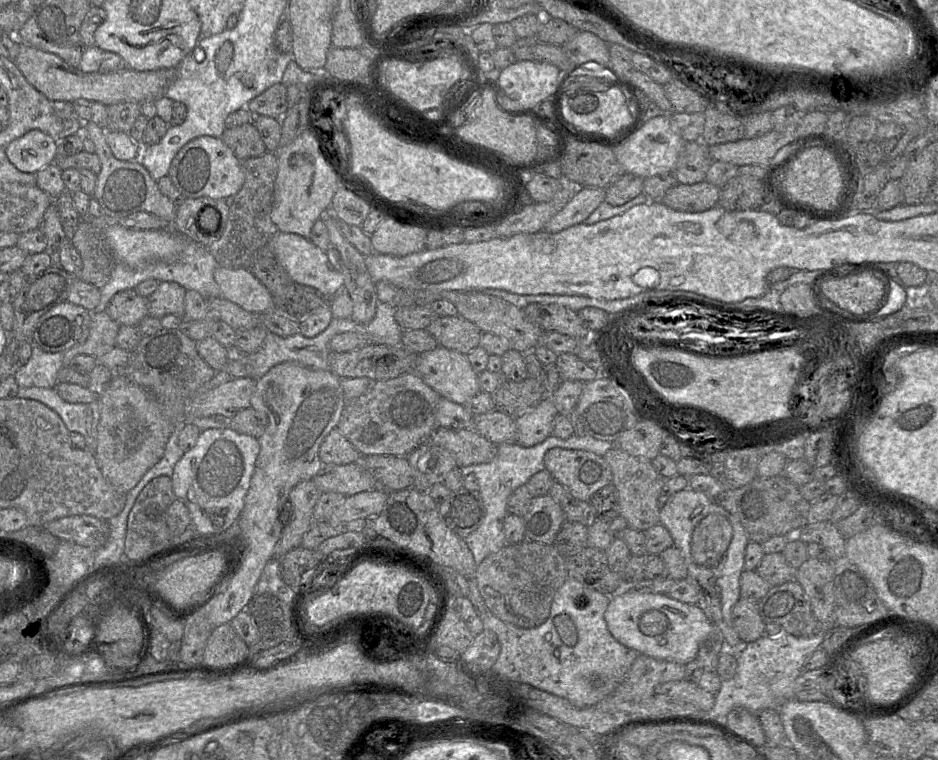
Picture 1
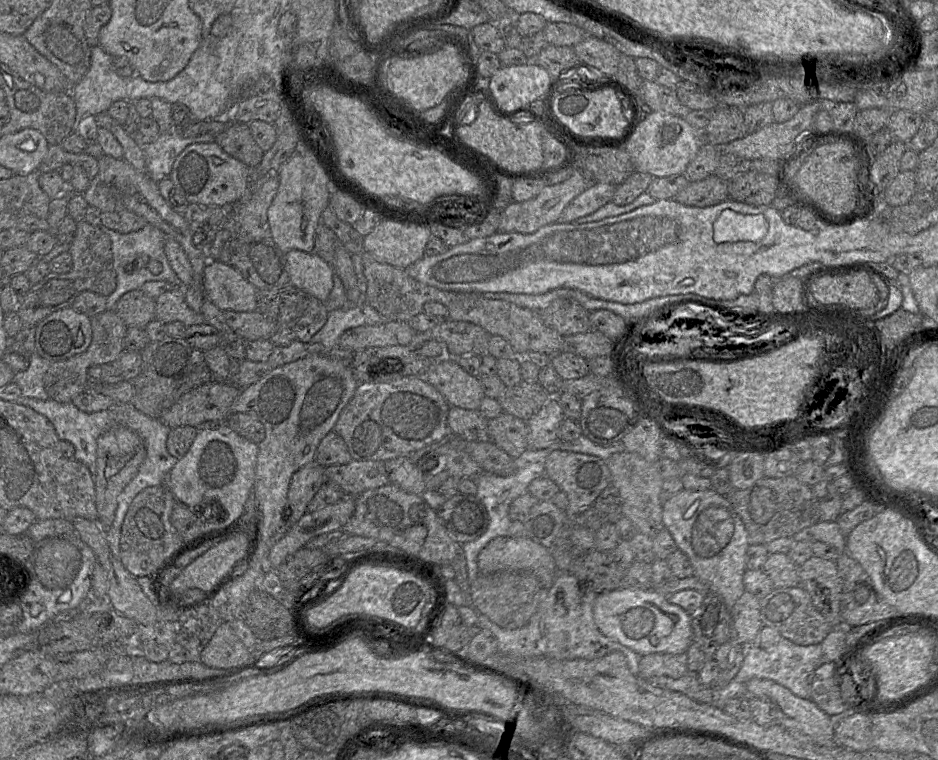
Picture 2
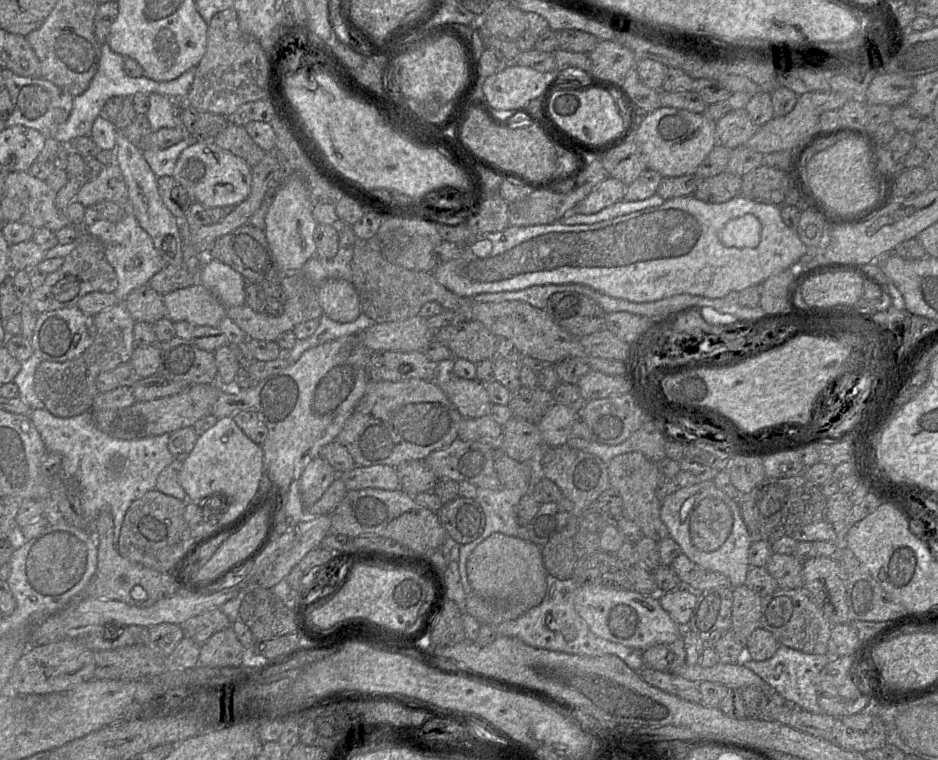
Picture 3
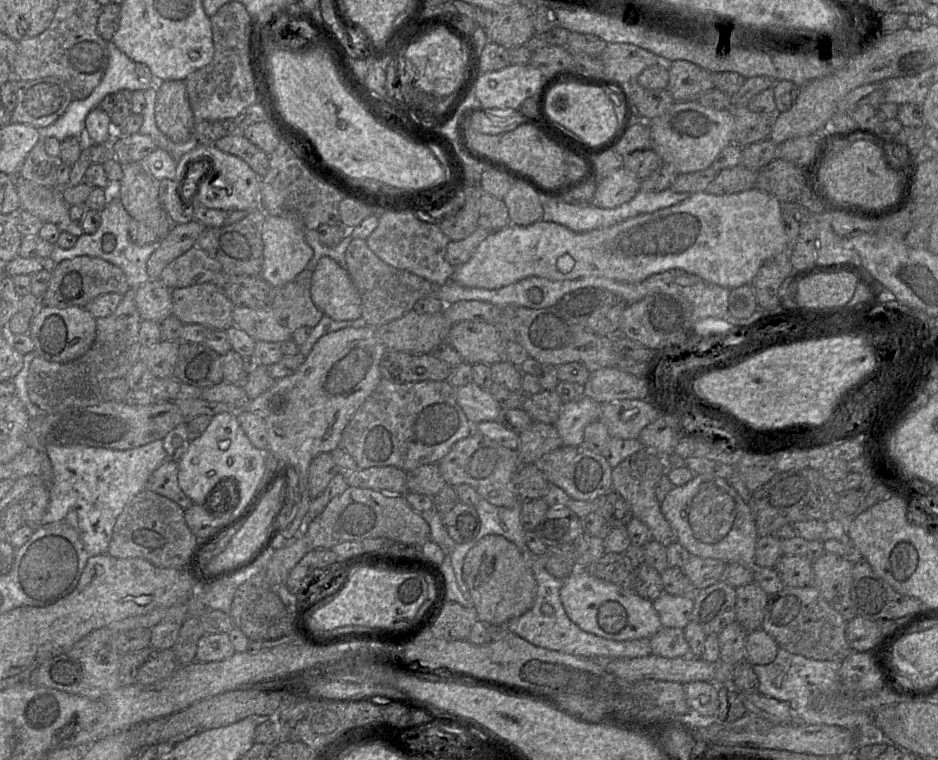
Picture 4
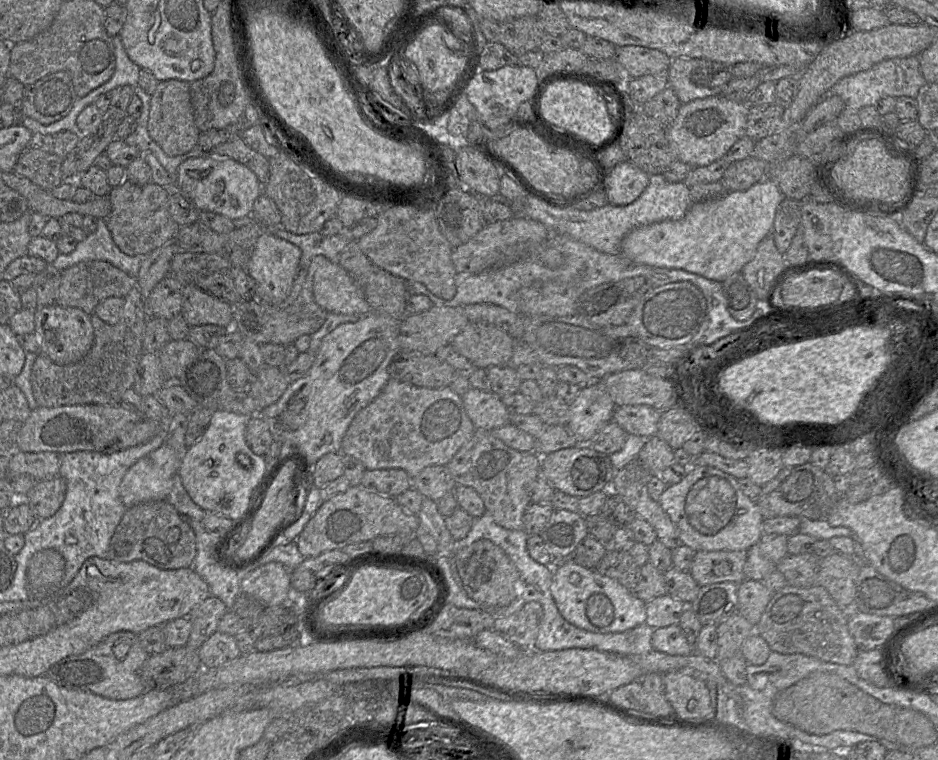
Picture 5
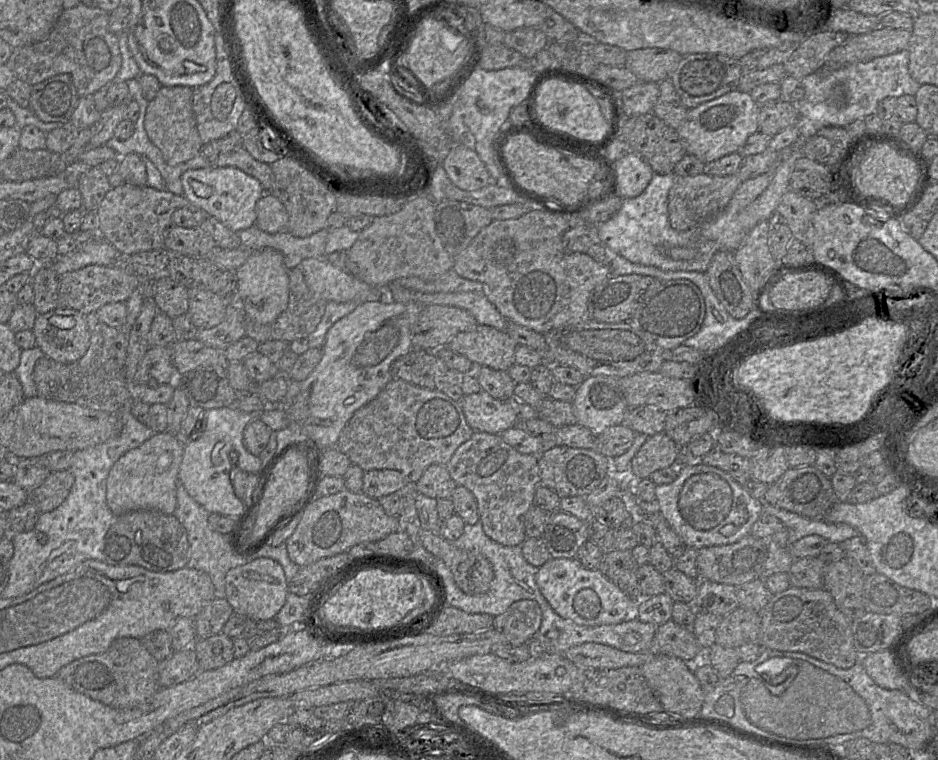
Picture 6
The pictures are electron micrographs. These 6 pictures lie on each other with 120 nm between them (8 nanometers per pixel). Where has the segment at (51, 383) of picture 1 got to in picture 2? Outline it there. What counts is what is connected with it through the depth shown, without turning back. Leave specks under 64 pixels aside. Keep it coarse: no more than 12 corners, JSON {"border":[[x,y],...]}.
{"border":[[32,352],[28,368],[12,380],[23,397],[49,399],[44,376],[54,362]]}

